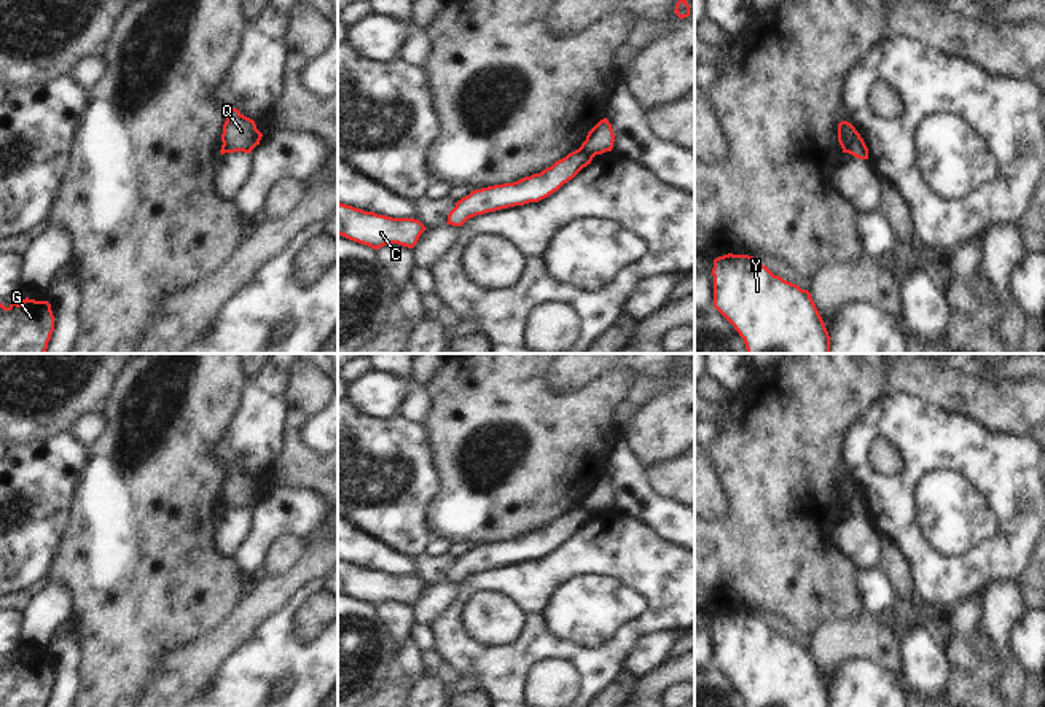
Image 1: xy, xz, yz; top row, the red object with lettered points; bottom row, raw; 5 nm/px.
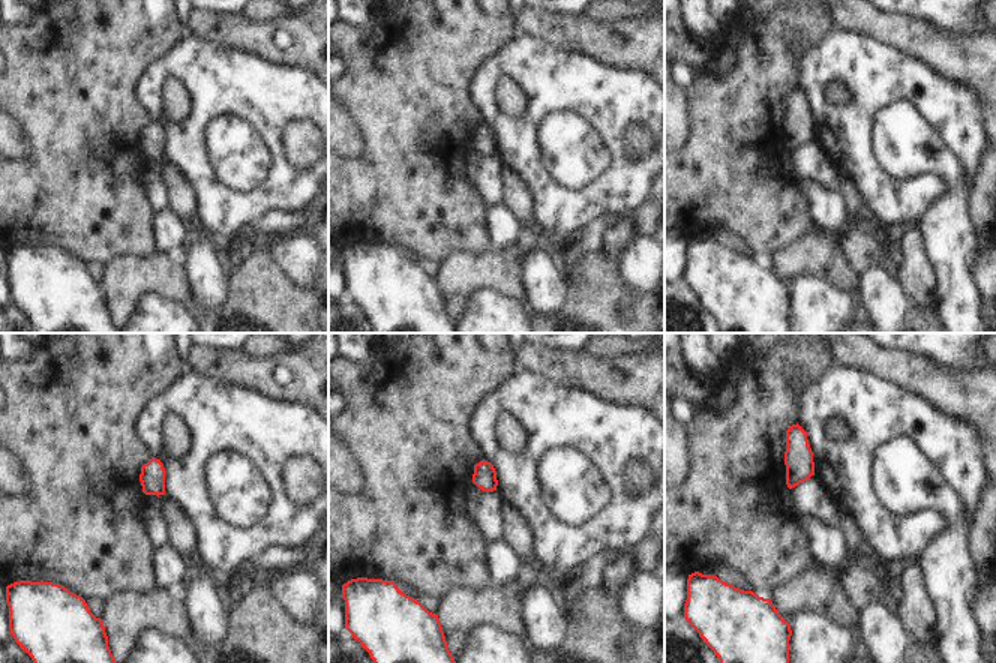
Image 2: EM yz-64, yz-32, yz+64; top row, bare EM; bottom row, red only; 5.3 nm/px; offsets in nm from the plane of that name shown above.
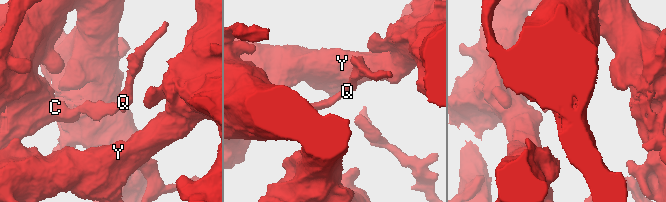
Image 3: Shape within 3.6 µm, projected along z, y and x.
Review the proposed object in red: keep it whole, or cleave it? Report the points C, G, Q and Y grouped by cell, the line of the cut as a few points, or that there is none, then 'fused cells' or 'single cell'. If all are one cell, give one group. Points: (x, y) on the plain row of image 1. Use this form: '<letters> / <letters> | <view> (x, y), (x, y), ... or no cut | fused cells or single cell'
C G Y / Q | yz (856, 488), (845, 508) | fused cells

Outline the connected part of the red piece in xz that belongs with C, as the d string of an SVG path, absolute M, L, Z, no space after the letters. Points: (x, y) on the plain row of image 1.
M338 559L338 591L374 607L389 600L413 605L425 586L414 575L392 575Z

